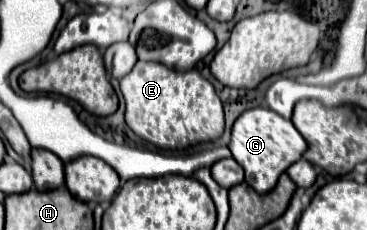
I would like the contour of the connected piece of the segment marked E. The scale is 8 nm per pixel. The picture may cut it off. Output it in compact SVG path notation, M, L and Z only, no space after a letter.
M138 62L132 68L132 72L120 80L120 90L124 92L126 100L126 124L134 130L136 136L152 142L162 150L184 150L198 142L216 140L224 132L222 102L214 86L206 78L202 78L202 74L196 68L182 72L182 70L172 70L160 62Z

